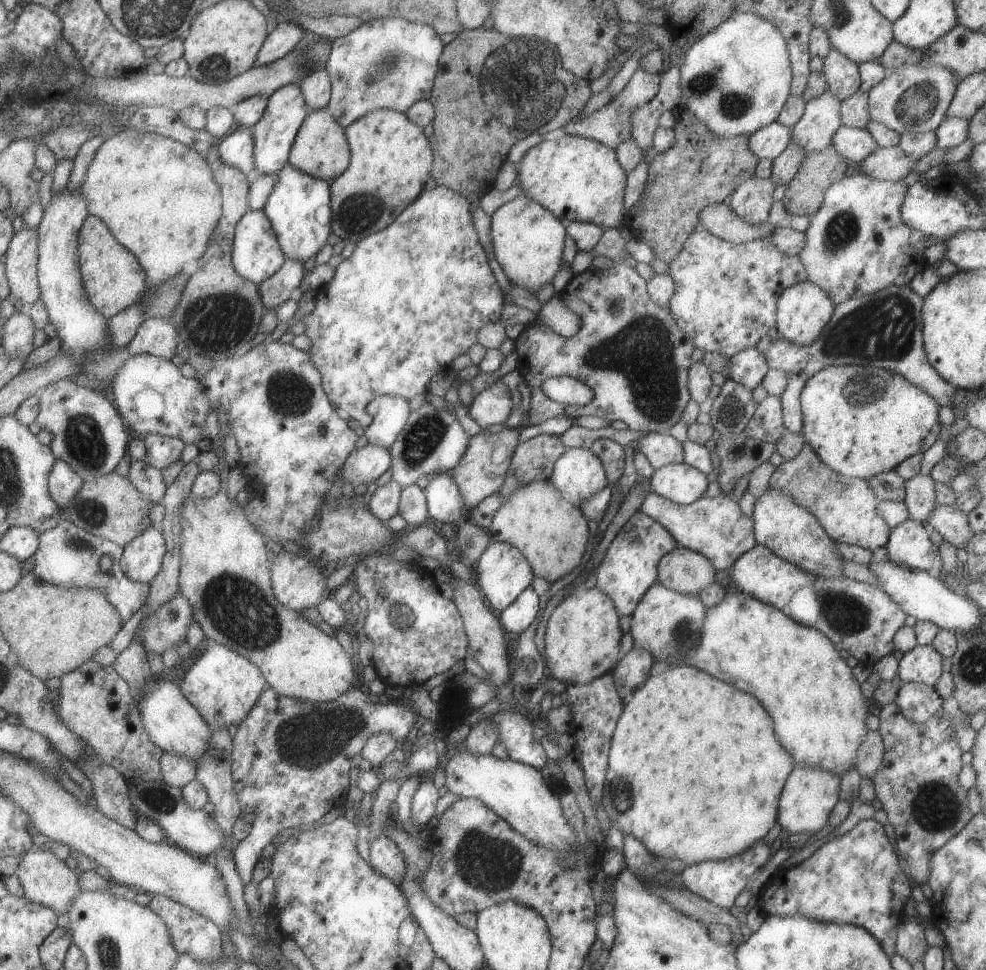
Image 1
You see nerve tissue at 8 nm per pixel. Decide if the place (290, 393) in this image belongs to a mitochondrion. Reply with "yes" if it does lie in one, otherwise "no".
yes

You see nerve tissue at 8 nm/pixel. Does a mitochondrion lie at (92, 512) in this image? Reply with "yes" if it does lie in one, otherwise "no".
yes

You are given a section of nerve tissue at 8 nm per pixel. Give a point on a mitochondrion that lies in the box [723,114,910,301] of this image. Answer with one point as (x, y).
(842, 227)

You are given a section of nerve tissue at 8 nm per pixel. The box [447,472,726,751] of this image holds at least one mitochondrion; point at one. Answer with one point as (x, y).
(683, 633)

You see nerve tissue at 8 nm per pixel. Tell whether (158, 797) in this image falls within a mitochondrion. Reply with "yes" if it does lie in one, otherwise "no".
yes

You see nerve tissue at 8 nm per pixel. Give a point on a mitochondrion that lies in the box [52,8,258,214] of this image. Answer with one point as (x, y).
(214, 66)

